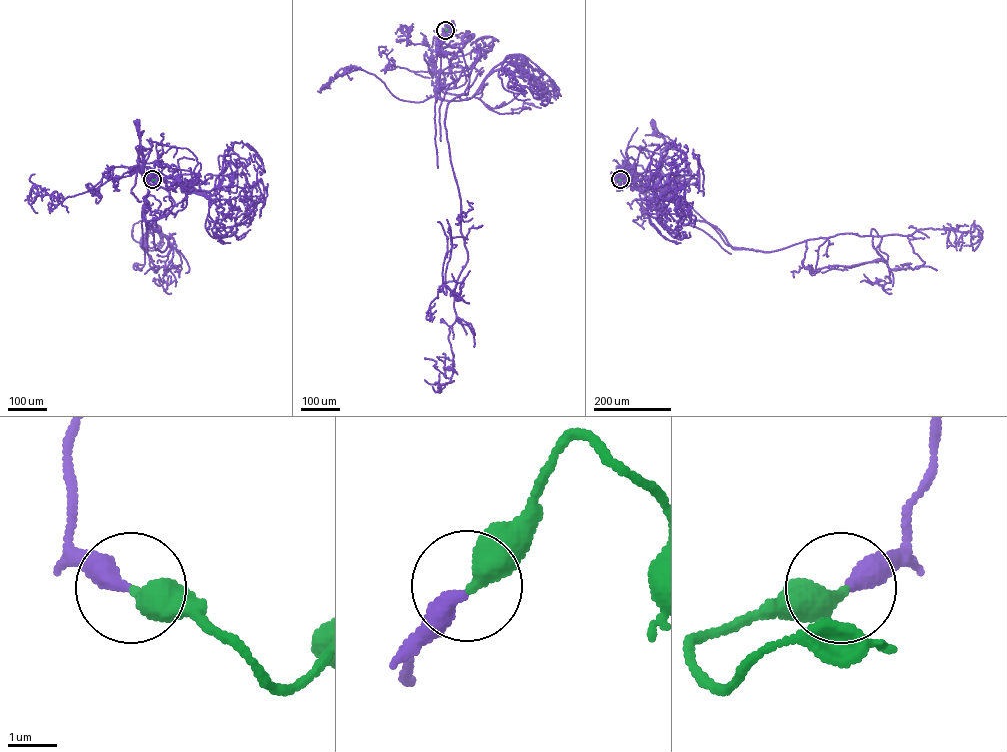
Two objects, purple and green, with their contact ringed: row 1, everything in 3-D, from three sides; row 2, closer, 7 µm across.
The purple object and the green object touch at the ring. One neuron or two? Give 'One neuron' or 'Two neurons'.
One neuron

